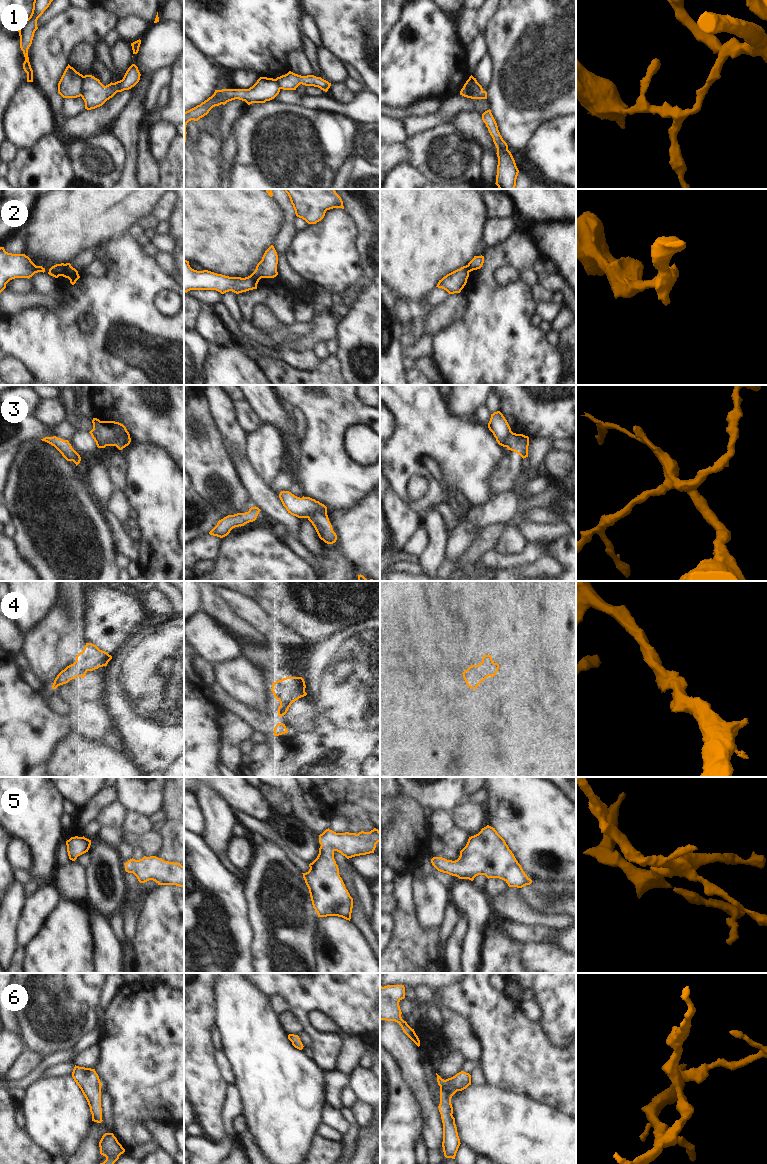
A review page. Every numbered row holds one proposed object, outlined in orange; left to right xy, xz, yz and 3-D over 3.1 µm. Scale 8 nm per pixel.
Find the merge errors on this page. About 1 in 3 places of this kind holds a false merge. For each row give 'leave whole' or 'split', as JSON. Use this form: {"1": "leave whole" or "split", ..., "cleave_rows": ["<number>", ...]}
{"1": "split", "2": "split", "3": "split", "4": "leave whole", "5": "leave whole", "6": "leave whole", "cleave_rows": ["1", "2", "3"]}

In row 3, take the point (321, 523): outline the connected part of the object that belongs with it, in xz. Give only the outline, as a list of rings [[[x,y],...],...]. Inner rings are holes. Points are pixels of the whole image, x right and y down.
[[[327,513],[316,514],[308,517],[308,520],[314,526],[319,538],[327,544],[333,544],[337,540],[337,535],[333,531]]]

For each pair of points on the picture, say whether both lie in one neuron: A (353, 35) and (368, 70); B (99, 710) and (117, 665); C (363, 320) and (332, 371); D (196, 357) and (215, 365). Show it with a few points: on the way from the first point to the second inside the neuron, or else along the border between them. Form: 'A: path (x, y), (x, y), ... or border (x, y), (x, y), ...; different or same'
A: path (361, 44), (361, 58), (364, 61); same
B: border (106, 701), (115, 723); different
C: border (334, 354), (339, 360), (340, 372), (342, 374); different
D: border (211, 345), (209, 355), (204, 363), (203, 374); different

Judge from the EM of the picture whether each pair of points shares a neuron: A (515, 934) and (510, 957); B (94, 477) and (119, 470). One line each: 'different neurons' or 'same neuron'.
A: different neurons
B: different neurons

